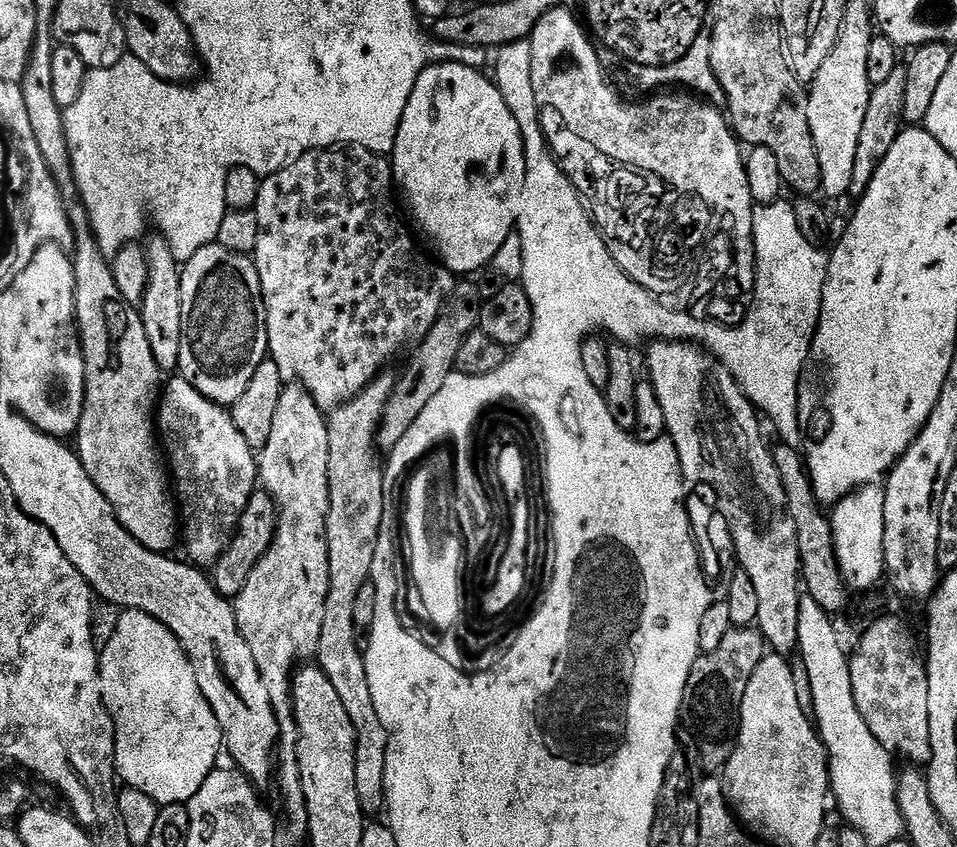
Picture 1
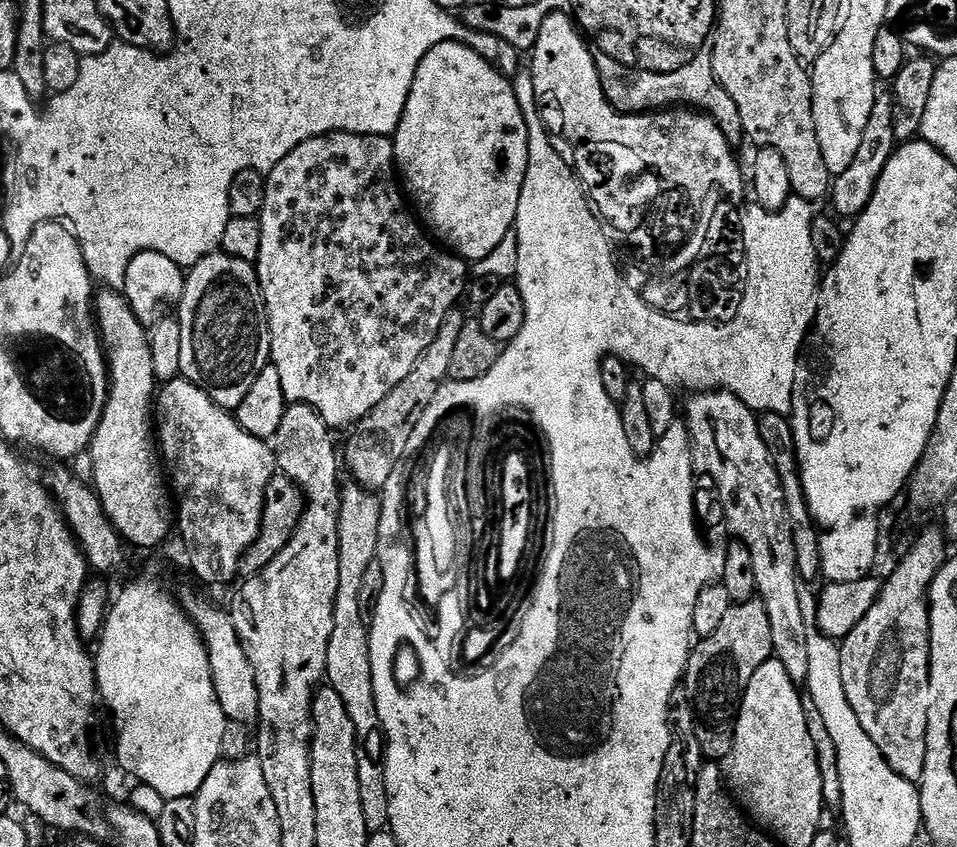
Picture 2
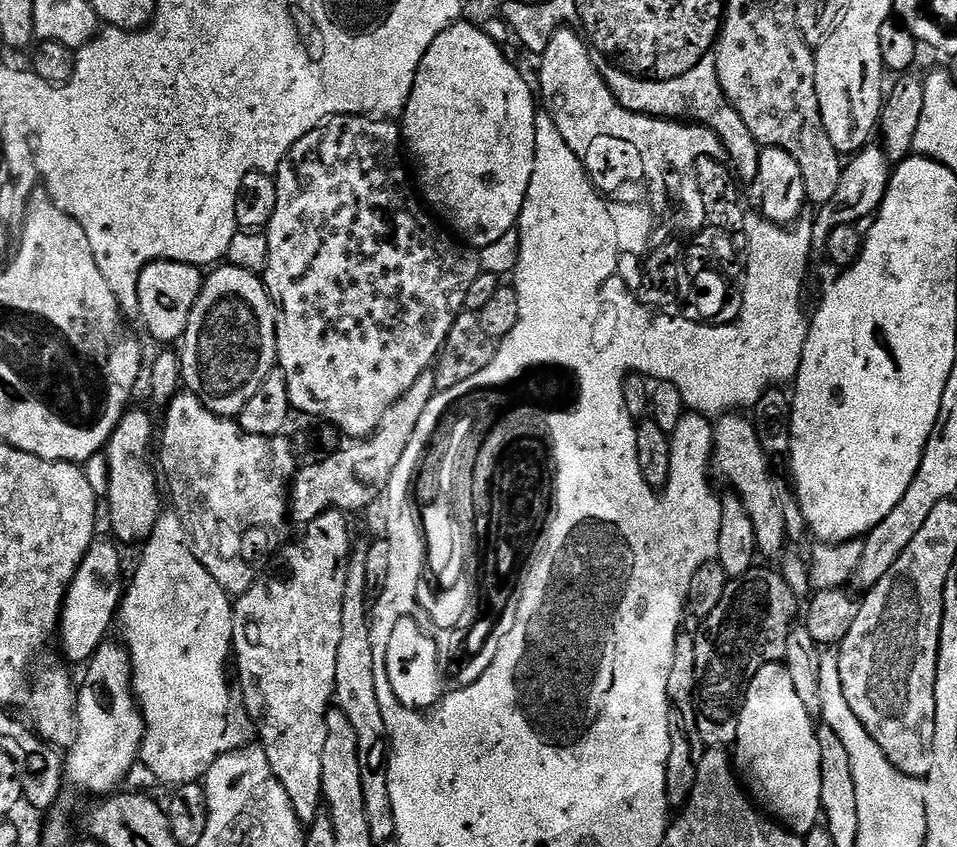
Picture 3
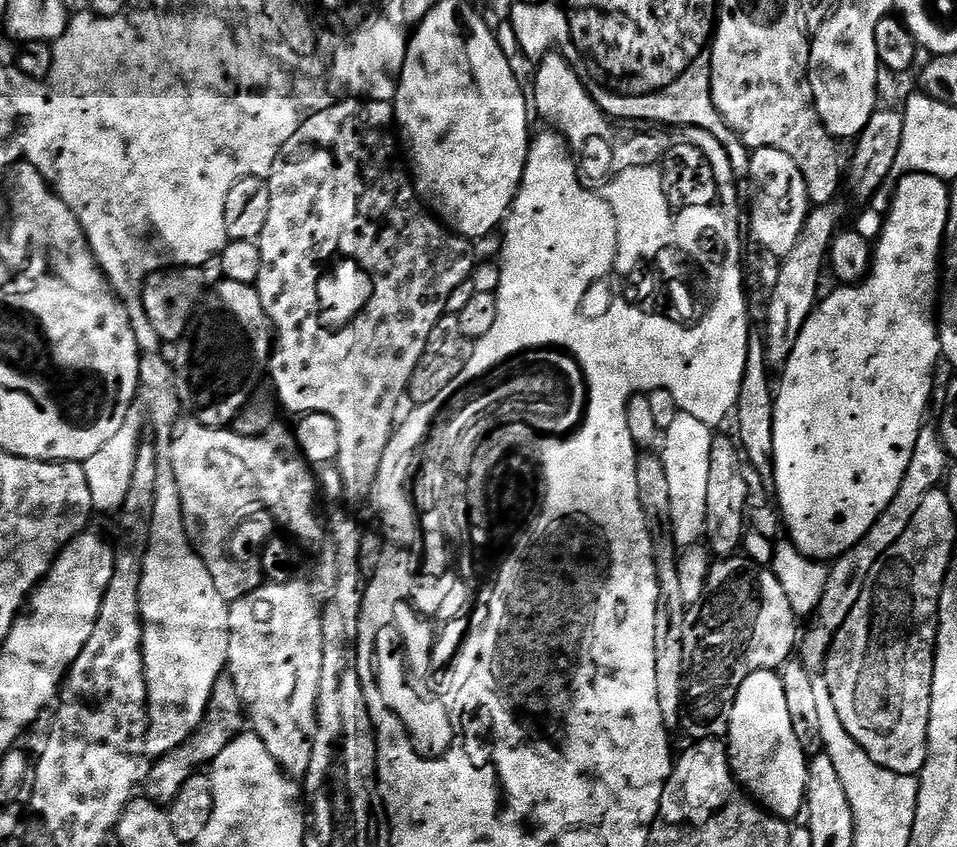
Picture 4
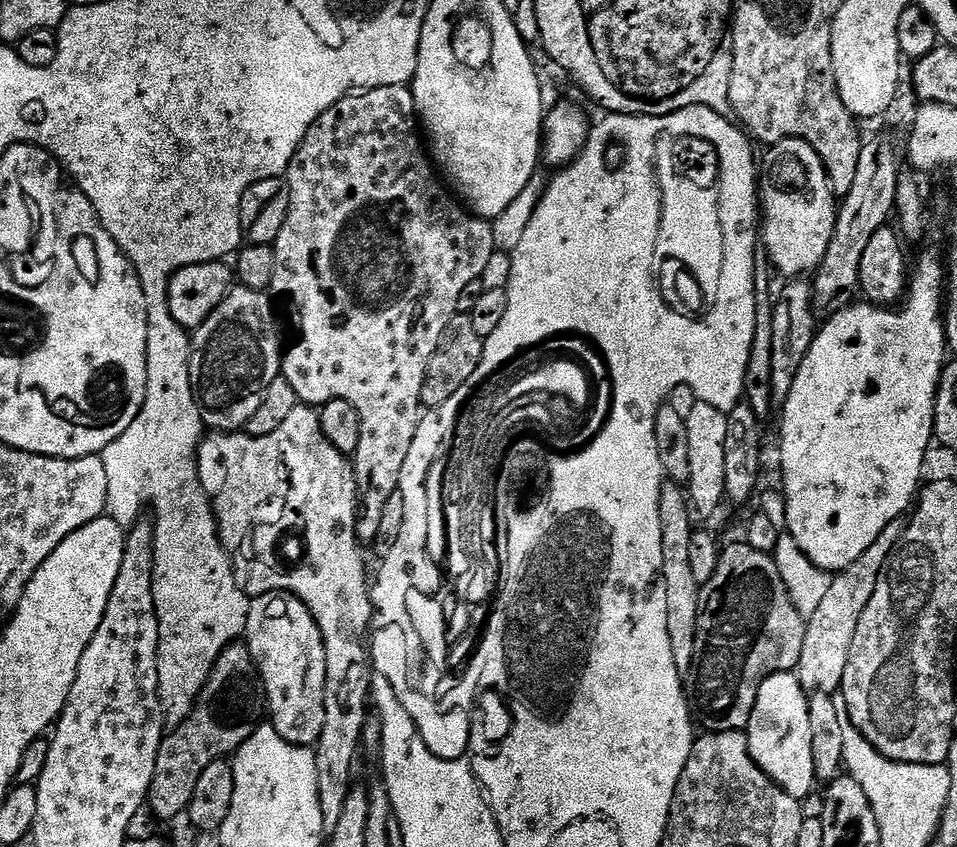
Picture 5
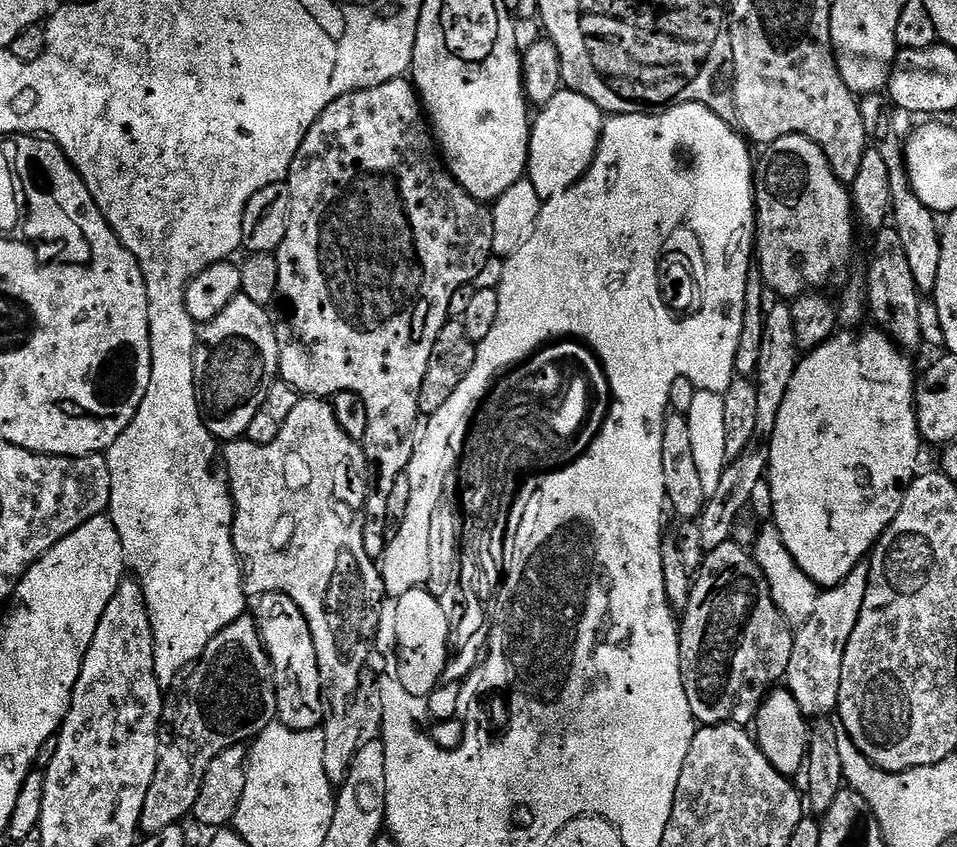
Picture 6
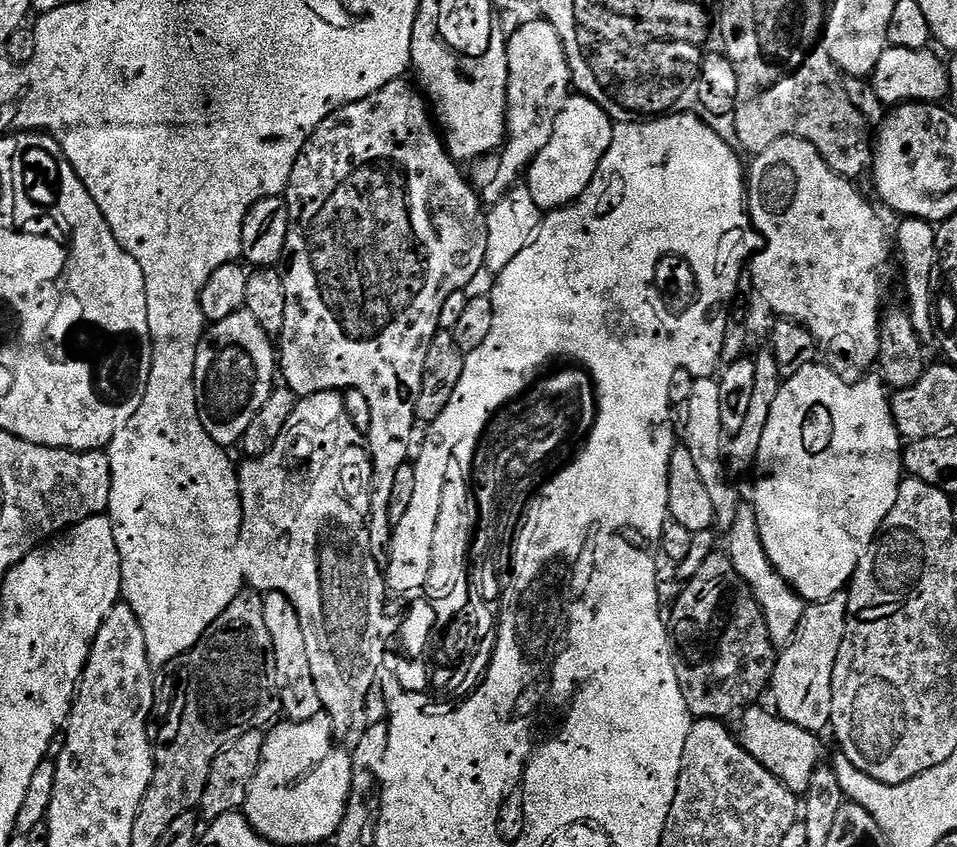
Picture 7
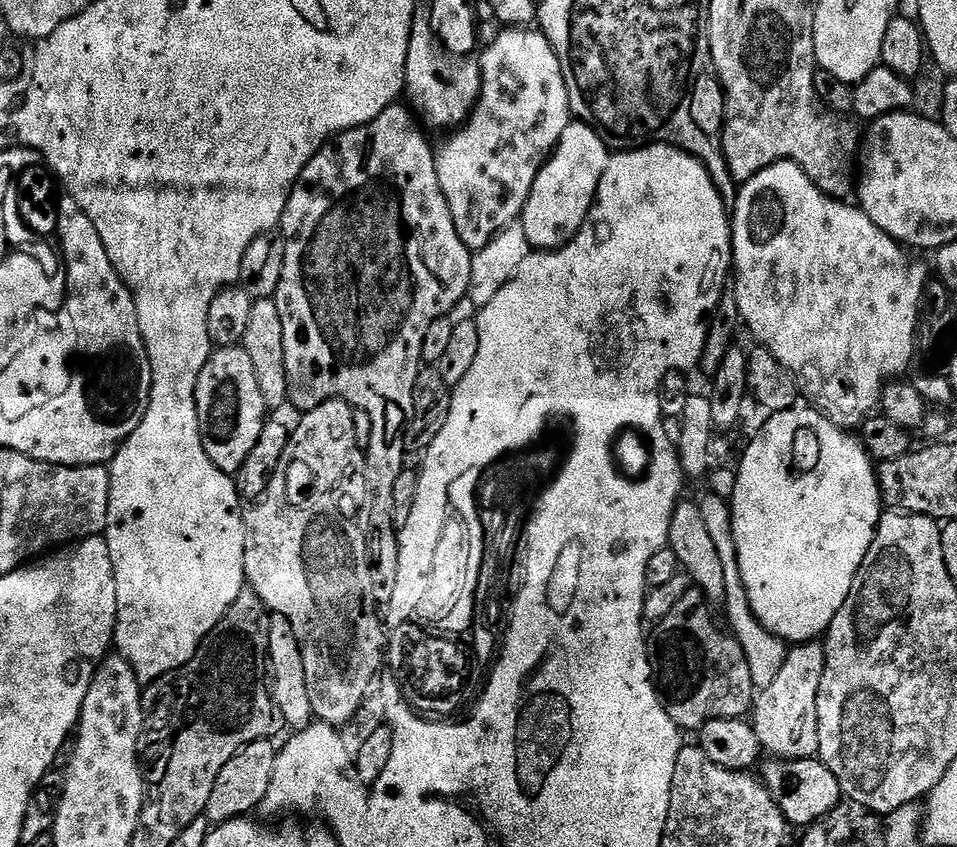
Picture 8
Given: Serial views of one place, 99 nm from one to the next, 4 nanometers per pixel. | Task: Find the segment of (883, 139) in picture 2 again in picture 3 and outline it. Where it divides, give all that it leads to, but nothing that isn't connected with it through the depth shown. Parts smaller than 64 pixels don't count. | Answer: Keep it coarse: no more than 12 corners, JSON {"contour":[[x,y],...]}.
{"contour":[[872,142],[843,167],[834,194],[813,217],[811,246],[869,219],[891,176],[885,149]]}

